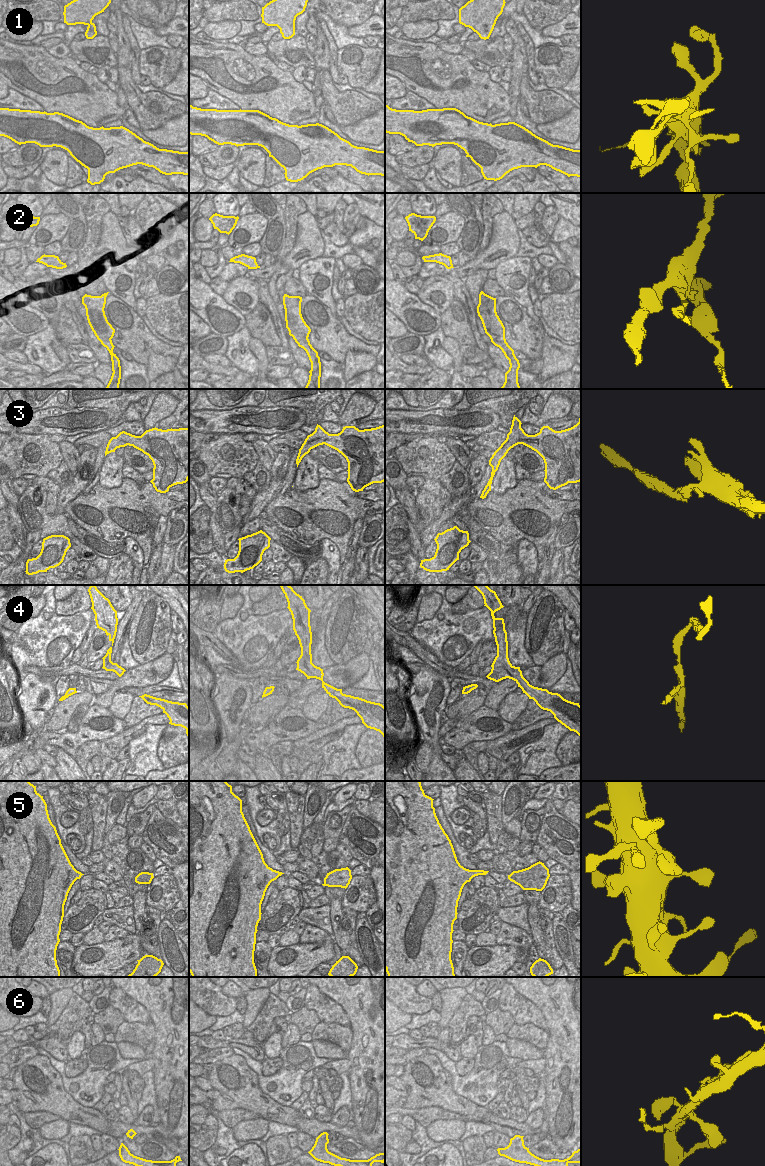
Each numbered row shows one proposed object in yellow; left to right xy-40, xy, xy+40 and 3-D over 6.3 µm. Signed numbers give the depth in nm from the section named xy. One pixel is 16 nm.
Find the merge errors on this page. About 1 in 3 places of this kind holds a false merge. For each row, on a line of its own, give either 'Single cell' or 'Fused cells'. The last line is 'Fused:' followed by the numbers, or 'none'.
1: Single cell
2: Fused cells
3: Single cell
4: Single cell
5: Single cell
6: Single cell
Fused: 2.

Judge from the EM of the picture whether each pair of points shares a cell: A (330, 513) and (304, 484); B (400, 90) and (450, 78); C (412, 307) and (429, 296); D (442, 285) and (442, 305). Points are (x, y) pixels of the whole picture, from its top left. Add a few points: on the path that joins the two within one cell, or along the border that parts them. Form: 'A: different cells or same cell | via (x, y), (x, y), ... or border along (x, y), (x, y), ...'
A: different cells | border along (320, 480), (315, 487), (305, 490), (293, 486)
B: different cells | border along (395, 76), (407, 90)
C: different cells | border along (416, 295), (421, 301), (430, 305), (440, 314)
D: same cell | via (441, 290), (441, 300)

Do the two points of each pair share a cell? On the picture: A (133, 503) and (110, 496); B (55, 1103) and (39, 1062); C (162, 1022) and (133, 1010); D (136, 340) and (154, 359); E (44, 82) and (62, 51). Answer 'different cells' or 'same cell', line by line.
A: same cell
B: same cell
C: different cells
D: different cells
E: different cells

